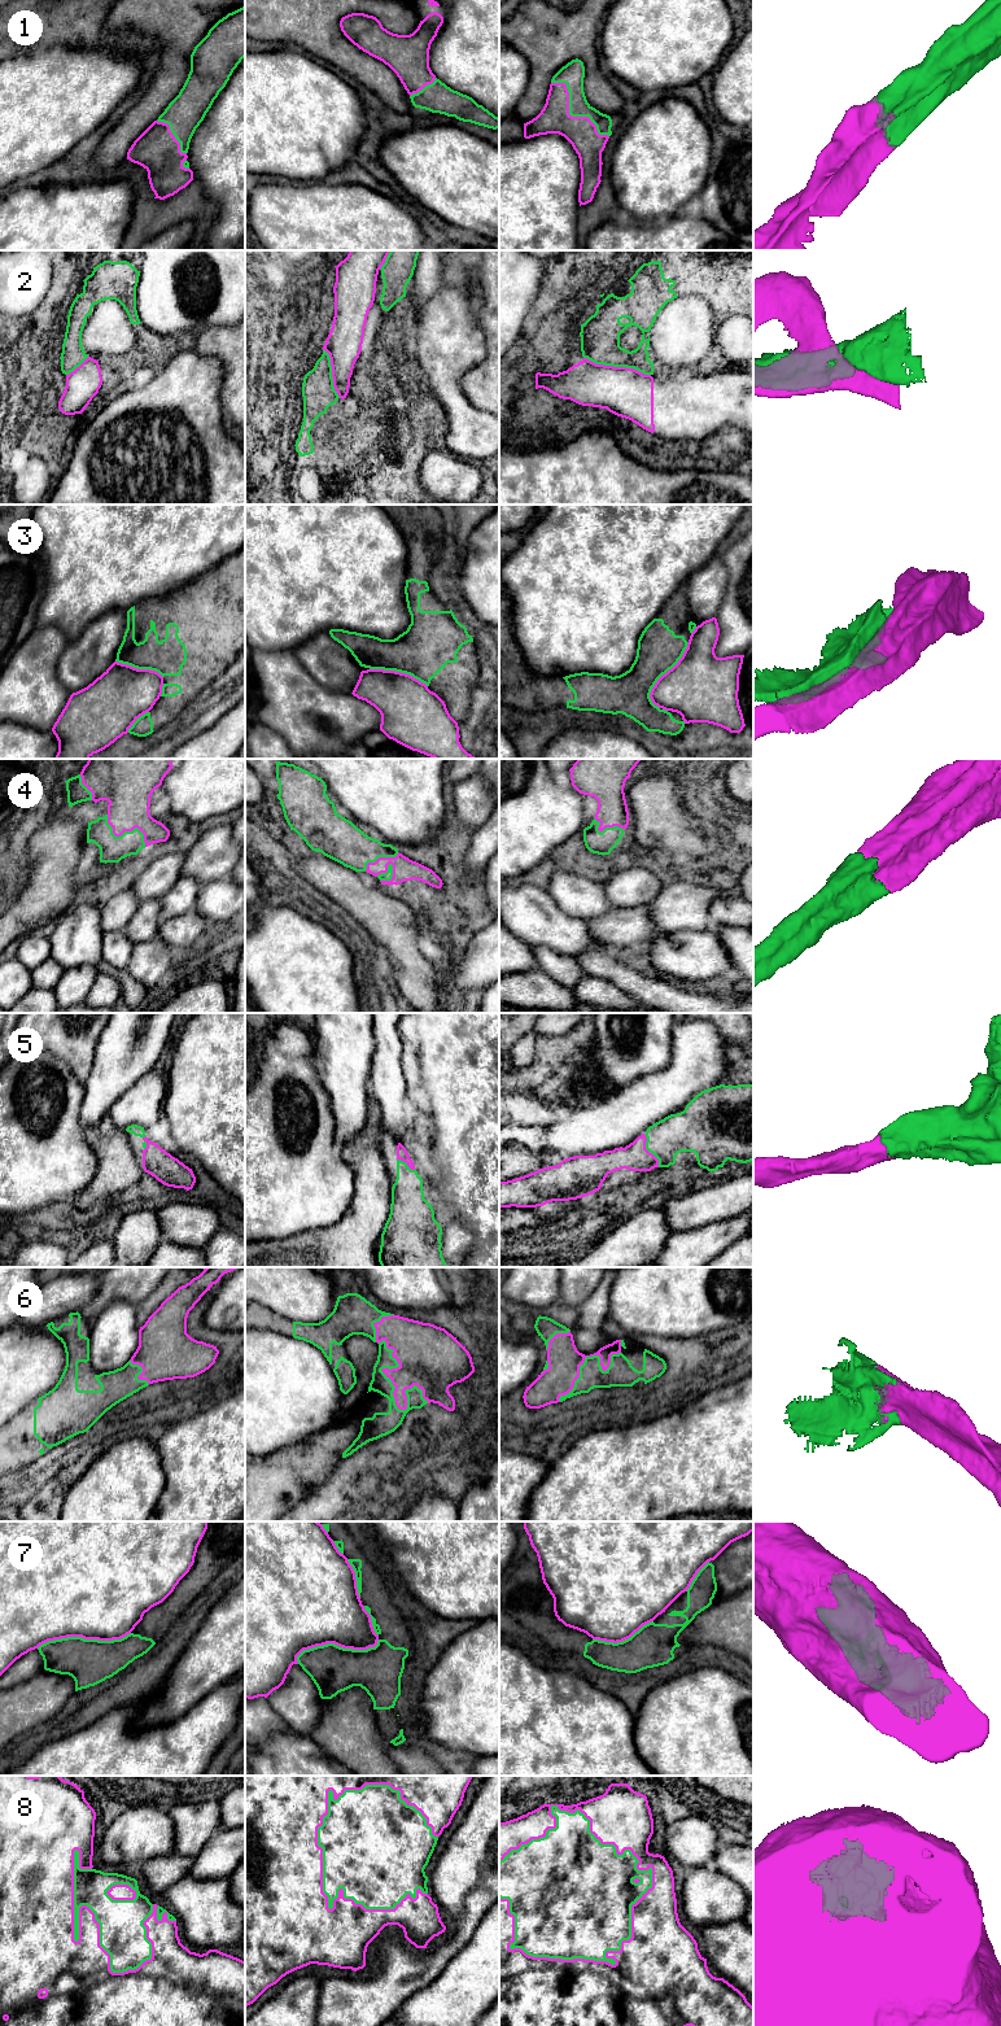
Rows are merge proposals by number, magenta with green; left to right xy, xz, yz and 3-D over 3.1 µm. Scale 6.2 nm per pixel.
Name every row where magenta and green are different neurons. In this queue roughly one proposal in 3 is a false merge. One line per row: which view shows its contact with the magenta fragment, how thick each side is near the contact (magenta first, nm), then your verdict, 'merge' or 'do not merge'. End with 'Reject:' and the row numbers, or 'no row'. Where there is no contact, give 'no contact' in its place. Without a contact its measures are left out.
1: meets magenta in yz; 190 nm thick on the magenta side, 140 nm on the other; merge
2: meets magenta in yz; 300 nm thick on the magenta side, 240 nm on the other; do not merge
3: meets magenta in yz; 420 nm thick on the magenta side, 280 nm on the other; do not merge
4: meets magenta in xy; 280 nm thick on the magenta side, 160 nm on the other; merge
5: meets magenta in yz; 170 nm thick on the magenta side, 240 nm on the other; merge
6: meets magenta in xz; 380 nm thick on the magenta side, 120 nm on the other; merge
7: meets magenta in xy; 500 nm thick on the magenta side, 280 nm on the other; do not merge
8: meets magenta in yz; 240 nm thick on the magenta side, 320 nm on the other; merge
Reject: 2, 3, 7

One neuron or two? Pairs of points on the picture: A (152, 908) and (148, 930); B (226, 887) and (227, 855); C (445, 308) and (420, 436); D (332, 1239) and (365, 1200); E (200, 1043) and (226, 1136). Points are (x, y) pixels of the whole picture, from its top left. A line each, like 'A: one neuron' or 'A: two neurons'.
A: one neuron
B: two neurons
C: two neurons
D: one neuron
E: one neuron

